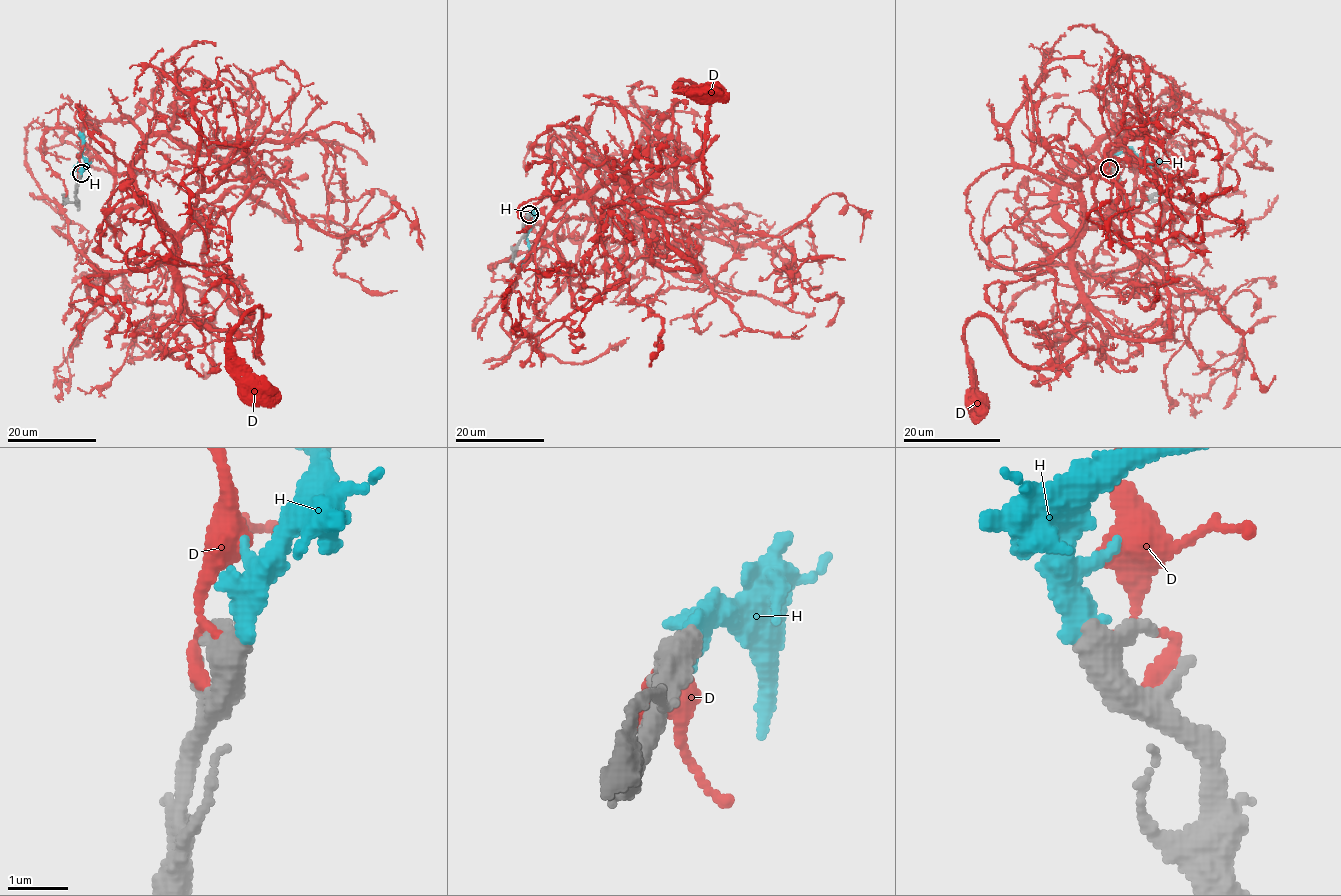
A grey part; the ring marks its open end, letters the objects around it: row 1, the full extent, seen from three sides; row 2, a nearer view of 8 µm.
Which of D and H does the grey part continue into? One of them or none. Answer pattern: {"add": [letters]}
{"add": ["H"]}

